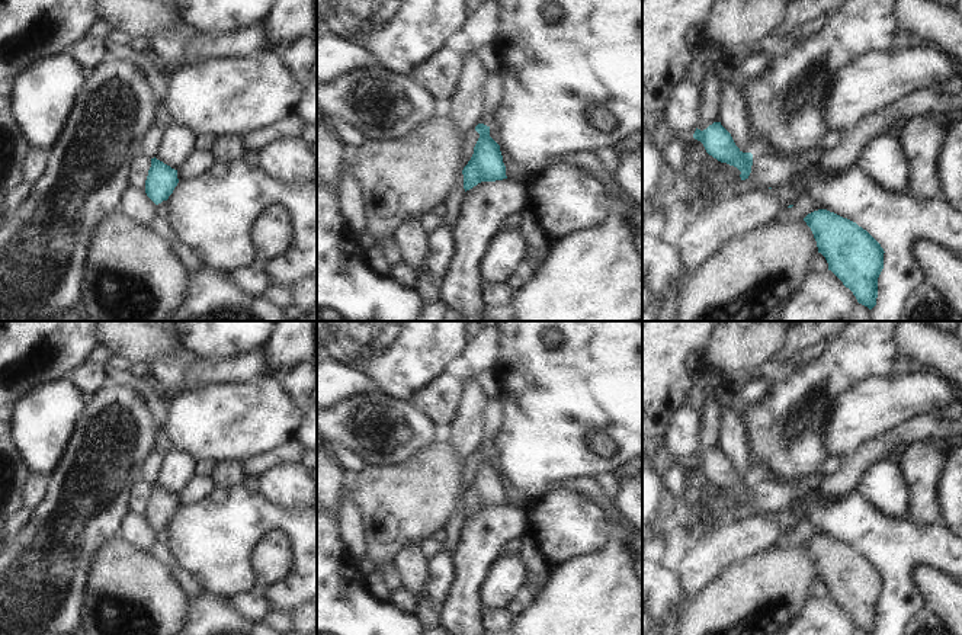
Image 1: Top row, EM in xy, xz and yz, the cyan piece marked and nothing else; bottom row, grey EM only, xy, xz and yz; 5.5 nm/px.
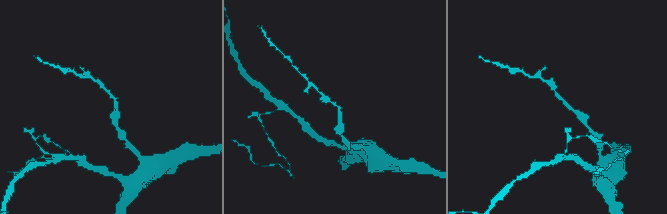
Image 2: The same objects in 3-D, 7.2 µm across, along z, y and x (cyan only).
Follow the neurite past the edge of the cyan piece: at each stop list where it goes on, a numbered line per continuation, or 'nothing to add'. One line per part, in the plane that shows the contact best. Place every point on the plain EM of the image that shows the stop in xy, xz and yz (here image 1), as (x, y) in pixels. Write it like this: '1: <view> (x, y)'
nothing to add

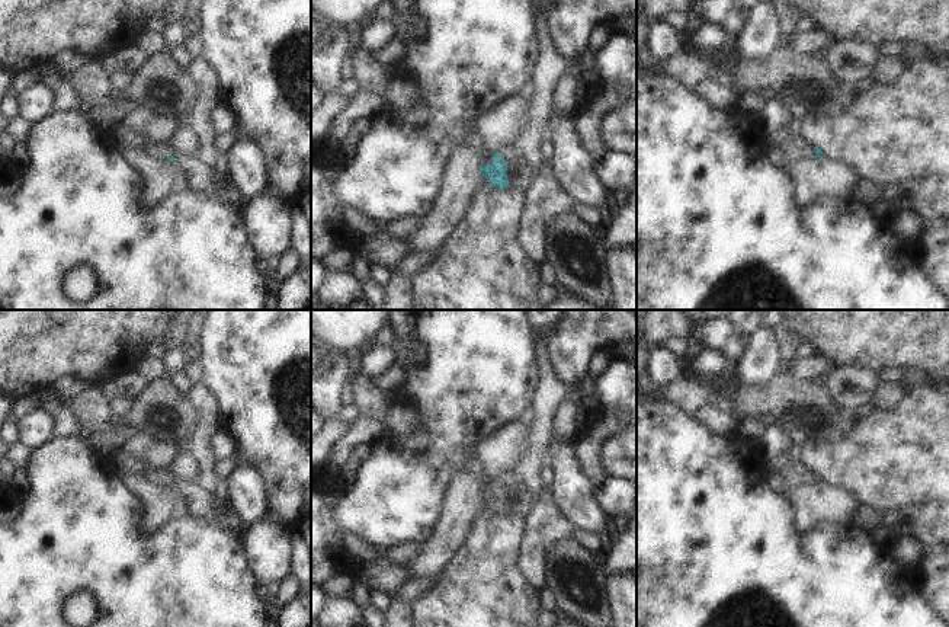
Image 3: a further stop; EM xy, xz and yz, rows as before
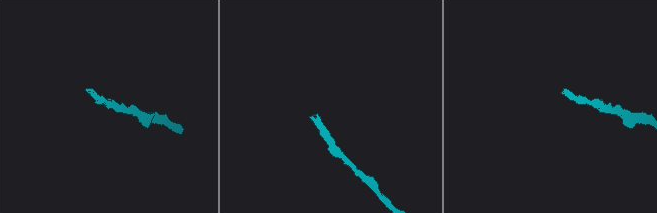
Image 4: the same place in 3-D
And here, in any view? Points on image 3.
1: xz (473, 464)

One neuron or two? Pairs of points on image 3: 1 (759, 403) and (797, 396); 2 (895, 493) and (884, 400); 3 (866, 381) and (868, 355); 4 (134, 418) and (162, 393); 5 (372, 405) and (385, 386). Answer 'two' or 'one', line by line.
1: one
2: two
3: two
4: one
5: two

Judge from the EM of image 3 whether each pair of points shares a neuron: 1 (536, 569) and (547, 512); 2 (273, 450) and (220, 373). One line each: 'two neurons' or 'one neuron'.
1: one neuron
2: one neuron

